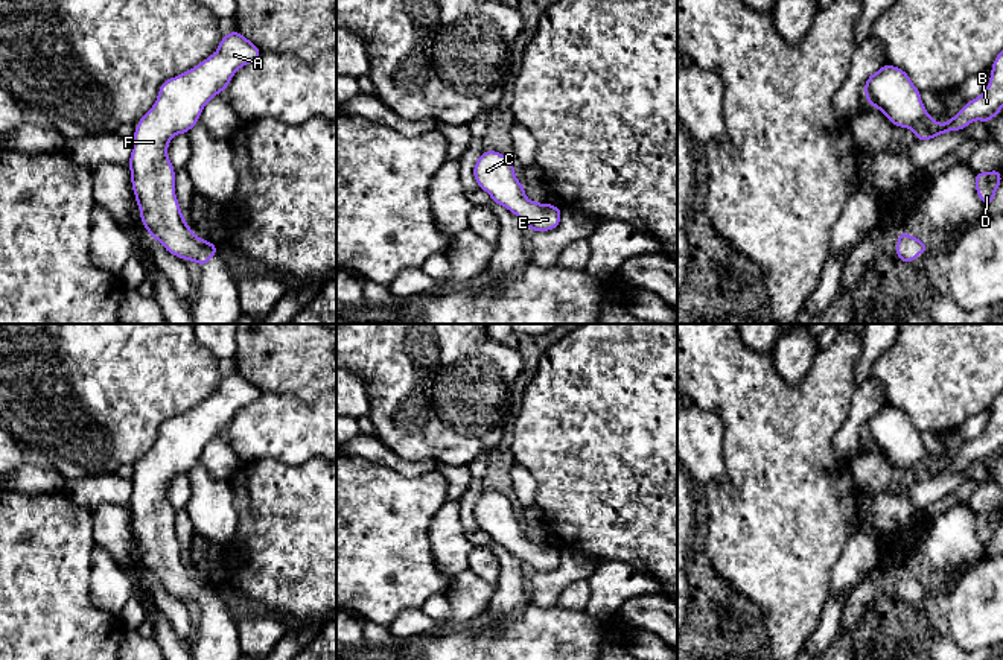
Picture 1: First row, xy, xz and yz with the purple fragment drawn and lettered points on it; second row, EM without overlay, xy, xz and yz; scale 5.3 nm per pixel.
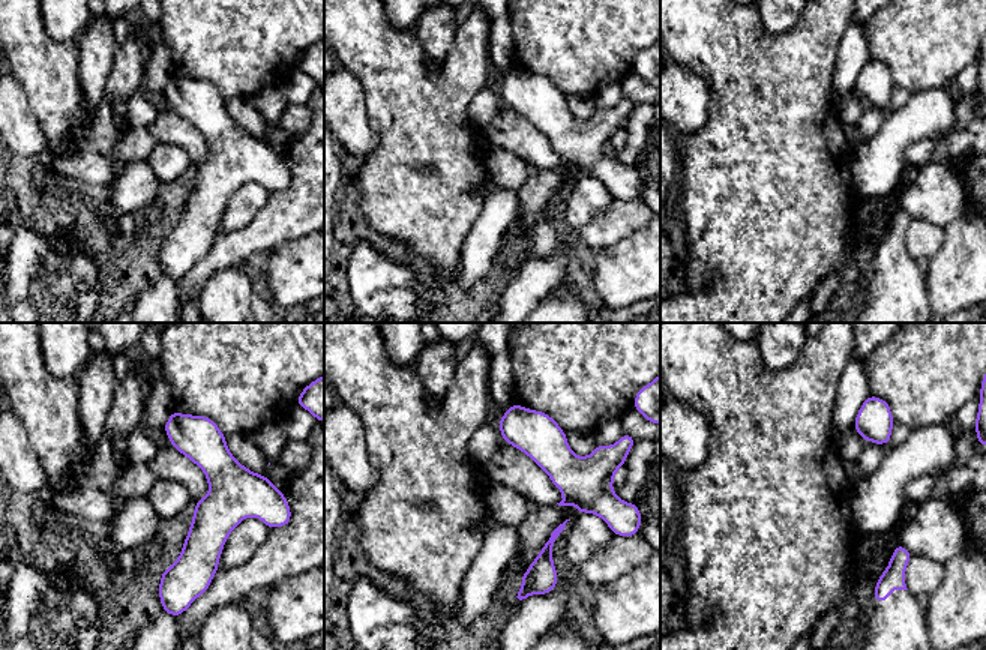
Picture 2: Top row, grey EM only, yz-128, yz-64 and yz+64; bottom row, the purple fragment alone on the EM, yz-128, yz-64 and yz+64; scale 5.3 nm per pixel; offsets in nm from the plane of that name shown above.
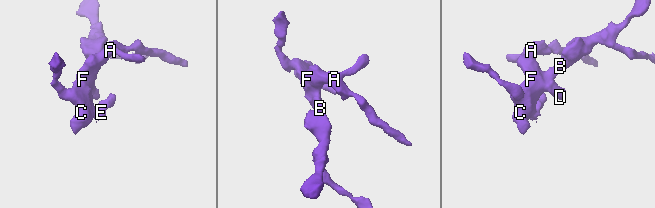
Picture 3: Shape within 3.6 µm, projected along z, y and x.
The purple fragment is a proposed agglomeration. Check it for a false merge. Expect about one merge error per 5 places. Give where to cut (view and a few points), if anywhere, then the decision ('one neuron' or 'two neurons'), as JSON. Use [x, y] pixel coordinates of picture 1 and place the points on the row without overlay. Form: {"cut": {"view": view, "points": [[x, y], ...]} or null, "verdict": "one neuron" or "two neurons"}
{"cut": null, "verdict": "one neuron"}

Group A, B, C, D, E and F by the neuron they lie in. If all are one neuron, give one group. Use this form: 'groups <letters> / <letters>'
groups A B C D E F

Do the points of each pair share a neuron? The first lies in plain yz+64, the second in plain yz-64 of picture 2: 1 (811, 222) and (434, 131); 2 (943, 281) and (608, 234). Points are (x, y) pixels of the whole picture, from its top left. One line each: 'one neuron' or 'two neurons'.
1: one neuron
2: two neurons

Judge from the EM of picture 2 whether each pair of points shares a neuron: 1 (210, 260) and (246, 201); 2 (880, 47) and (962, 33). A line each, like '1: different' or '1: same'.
1: different
2: same

